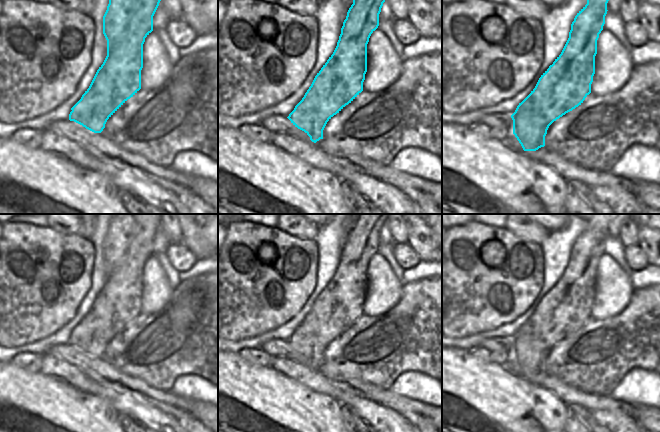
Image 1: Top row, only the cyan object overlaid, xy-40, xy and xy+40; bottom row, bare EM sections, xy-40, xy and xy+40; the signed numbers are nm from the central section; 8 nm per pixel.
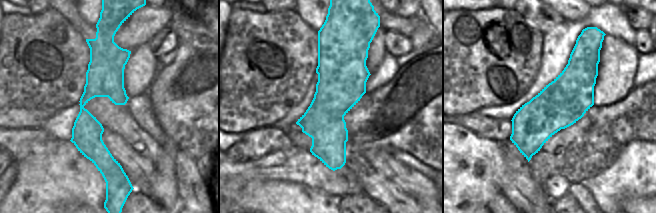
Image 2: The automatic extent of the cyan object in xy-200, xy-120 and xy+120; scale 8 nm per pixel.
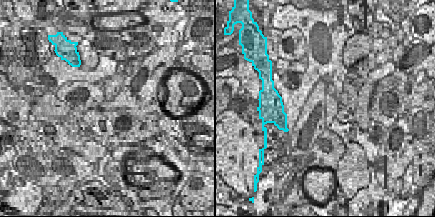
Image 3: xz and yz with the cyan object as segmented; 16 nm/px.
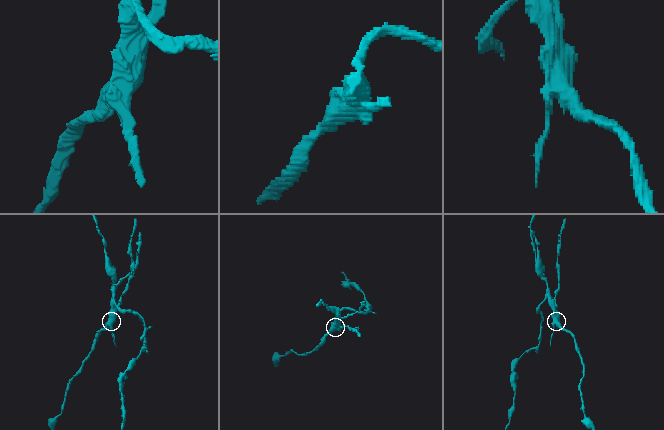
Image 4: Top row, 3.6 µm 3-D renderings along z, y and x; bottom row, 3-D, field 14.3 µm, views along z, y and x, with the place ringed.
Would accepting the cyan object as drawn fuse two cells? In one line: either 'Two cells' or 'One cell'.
Two cells

